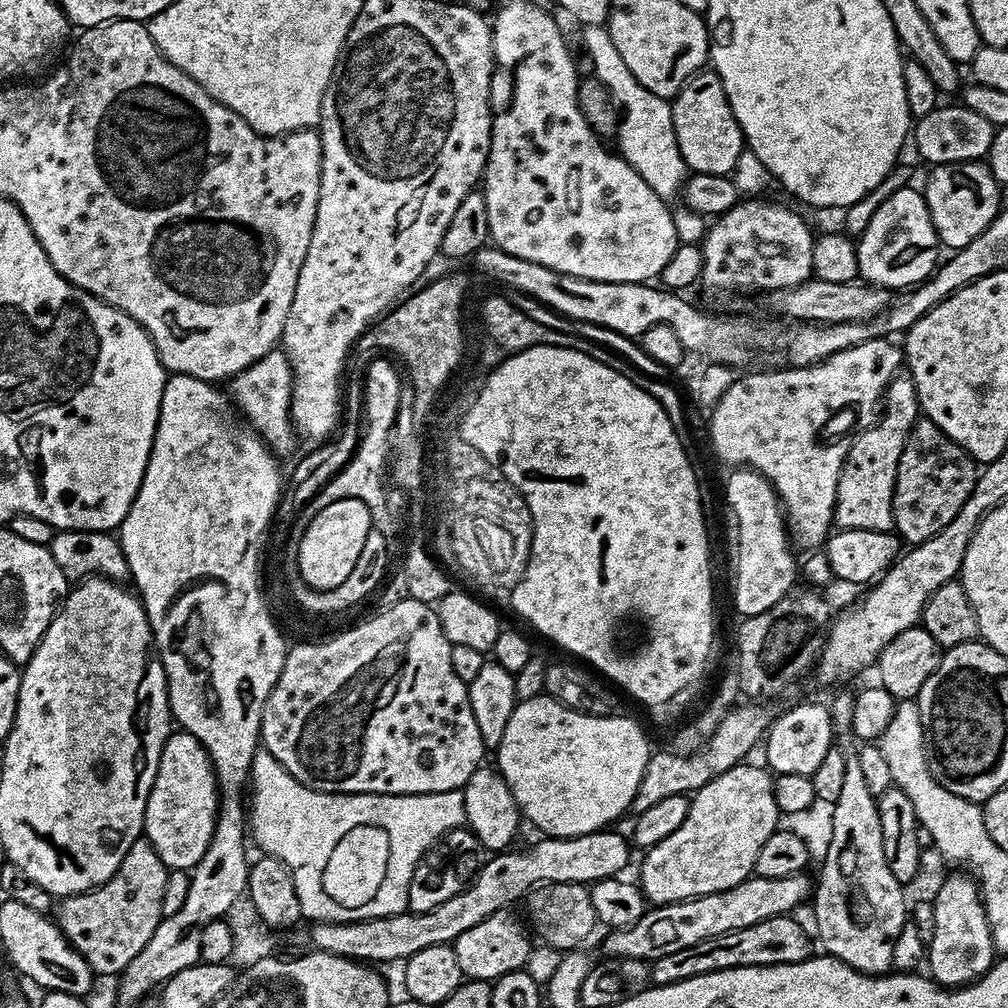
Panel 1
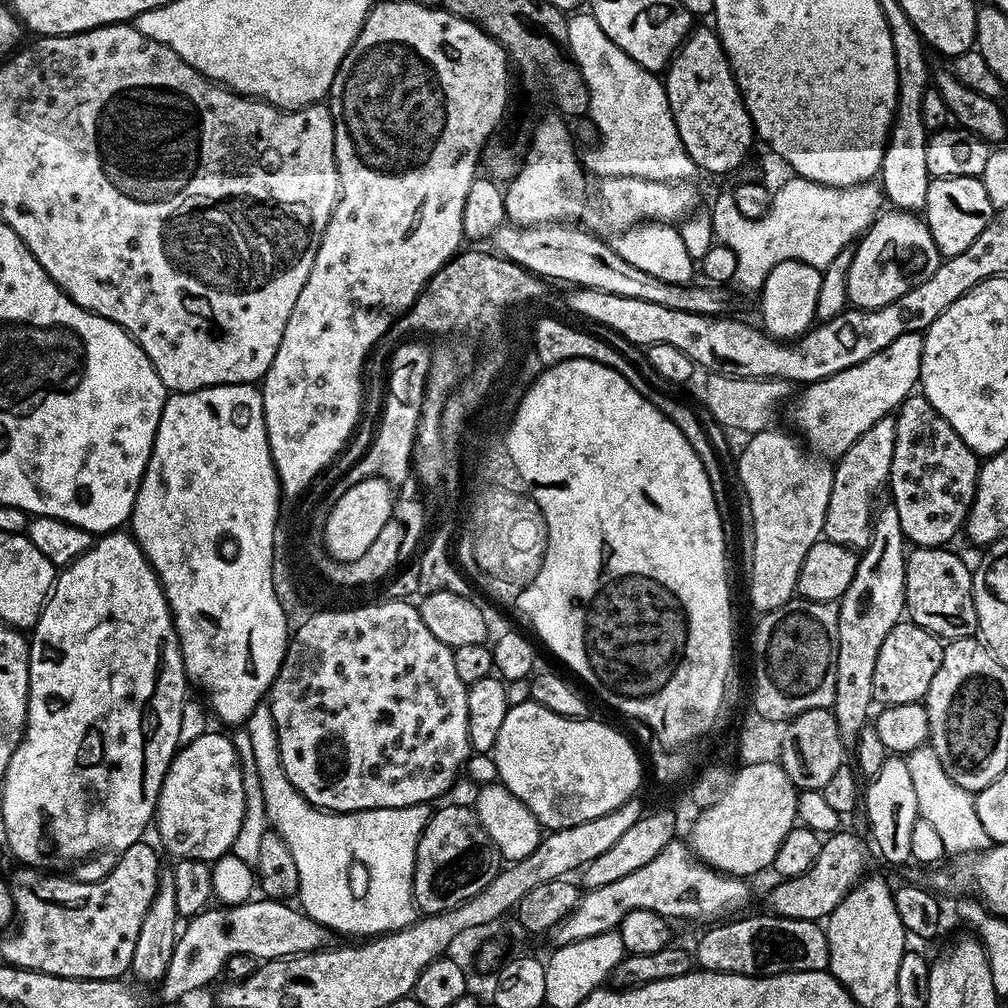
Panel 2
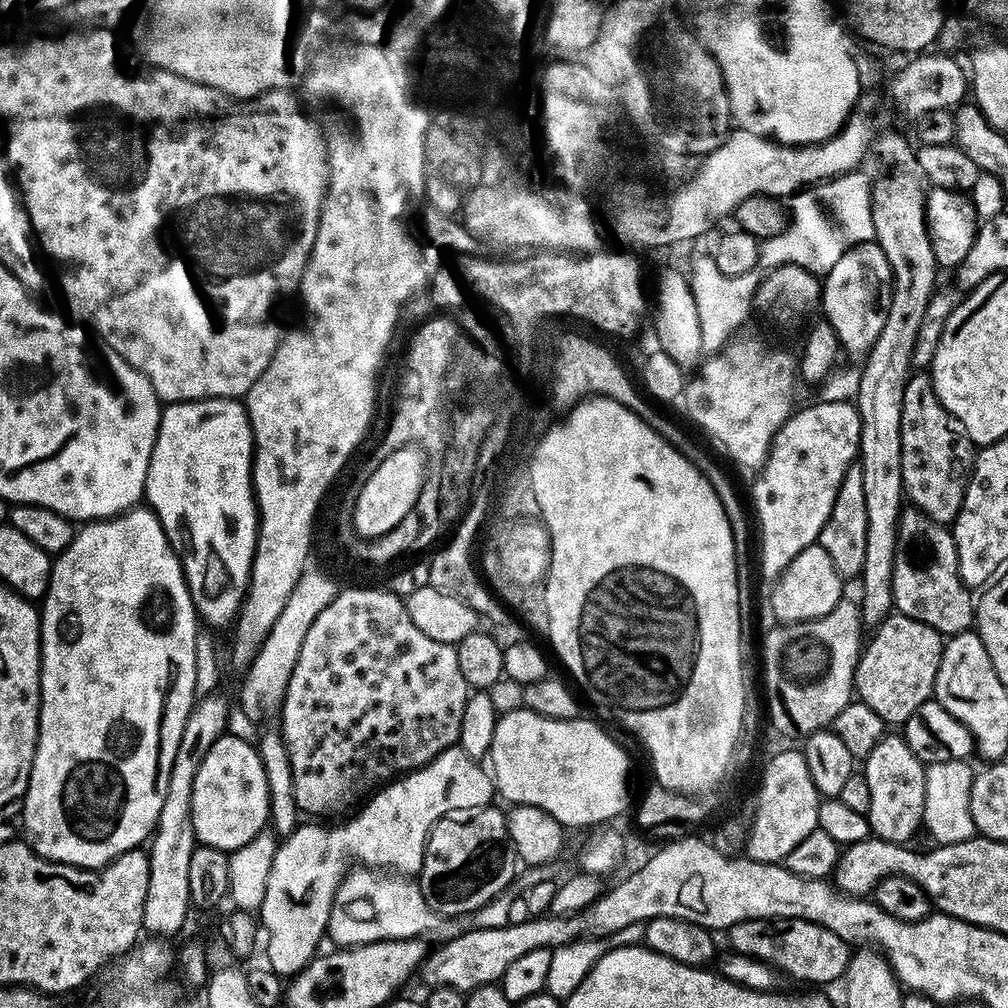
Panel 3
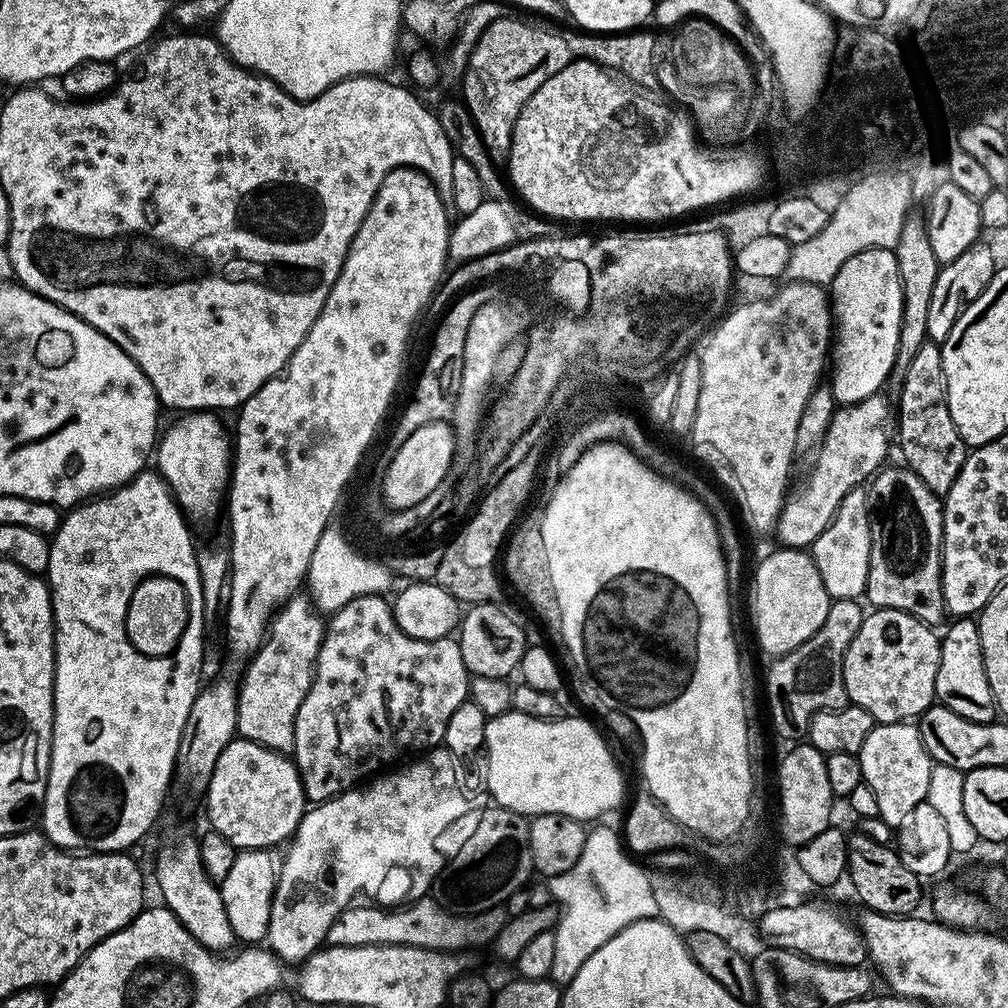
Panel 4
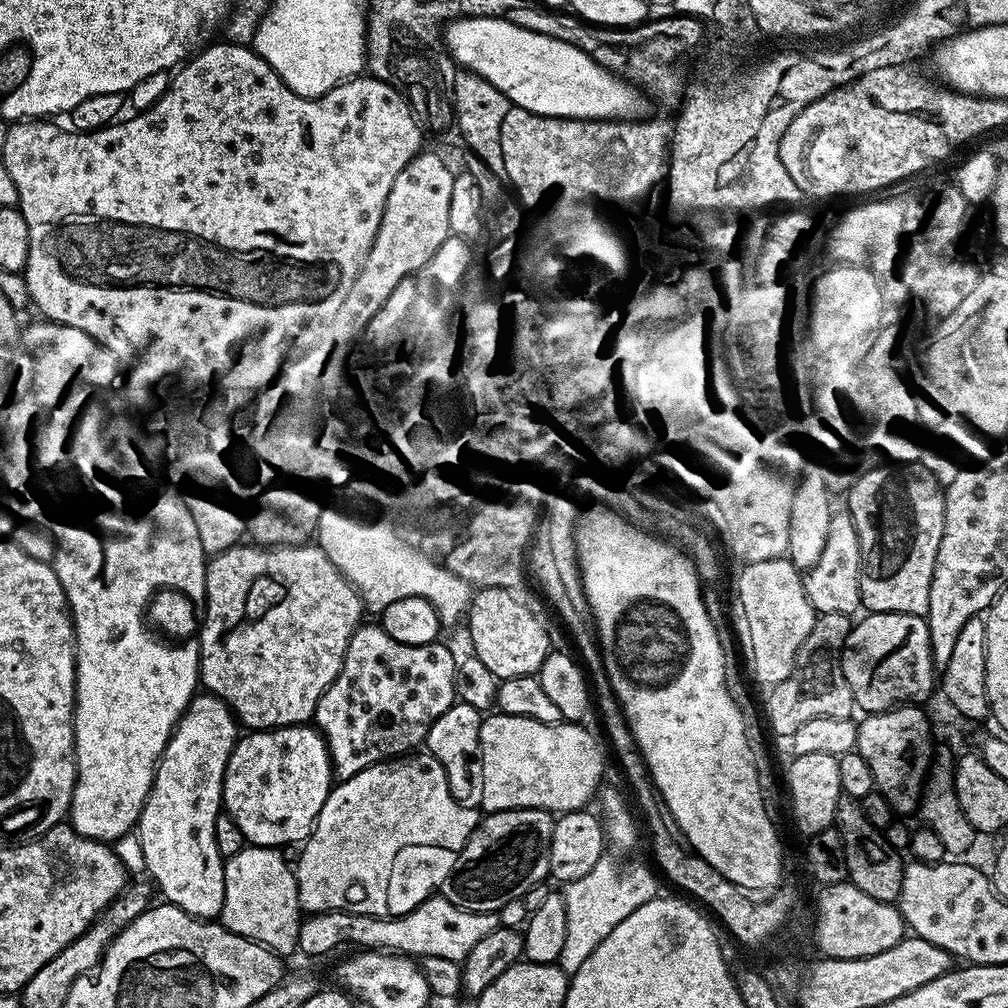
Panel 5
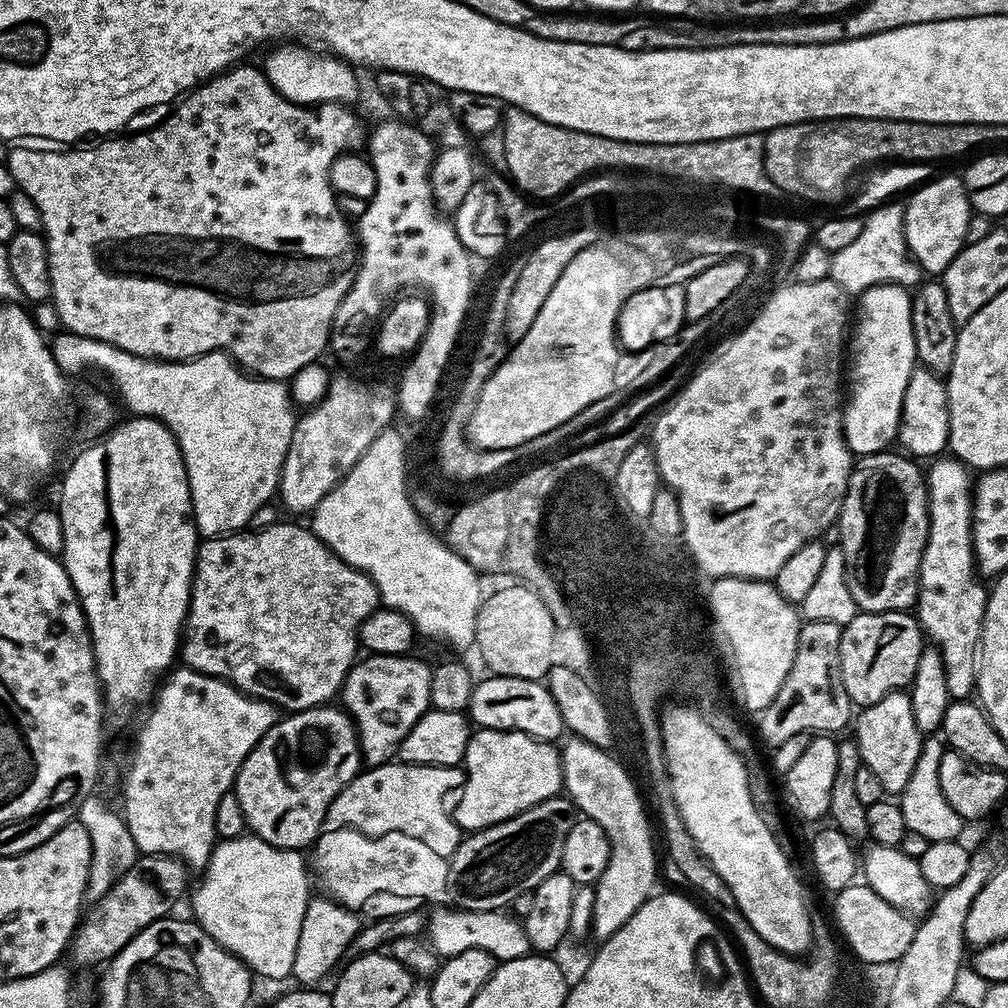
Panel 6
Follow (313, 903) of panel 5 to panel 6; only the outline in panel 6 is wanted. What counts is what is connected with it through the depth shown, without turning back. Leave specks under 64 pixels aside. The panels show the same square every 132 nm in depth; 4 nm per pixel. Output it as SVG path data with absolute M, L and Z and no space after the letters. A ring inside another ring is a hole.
M389 762L365 767L334 798L328 807L332 811L332 824L360 824L360 828L368 828L368 832L388 832L388 828L404 828L404 832L416 832L422 836L422 842L437 854L451 858L456 853L462 839L462 830L457 826L453 813L444 805L444 795L448 788L461 783L462 772L459 767L443 768L429 764L406 764Z

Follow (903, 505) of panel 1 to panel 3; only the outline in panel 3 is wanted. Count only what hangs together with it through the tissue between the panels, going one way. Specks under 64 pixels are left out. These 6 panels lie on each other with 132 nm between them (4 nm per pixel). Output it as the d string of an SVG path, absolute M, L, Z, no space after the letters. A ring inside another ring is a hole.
M920 370L909 376L902 394L902 486L907 503L929 516L934 522L945 526L951 525L962 506L964 488L972 474L973 463L974 445L940 404L931 375Z

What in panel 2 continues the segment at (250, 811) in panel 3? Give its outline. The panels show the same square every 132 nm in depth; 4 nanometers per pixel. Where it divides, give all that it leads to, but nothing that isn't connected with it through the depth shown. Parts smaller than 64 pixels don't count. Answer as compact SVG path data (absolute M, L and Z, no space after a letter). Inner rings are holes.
M204 732L186 744L172 757L166 770L166 778L162 782L162 790L156 803L154 832L156 828L162 848L164 843L163 851L168 851L172 858L215 862L231 853L234 838L238 838L238 830L242 827L242 816L246 810L239 754L232 745L231 735L223 736L220 732Z

